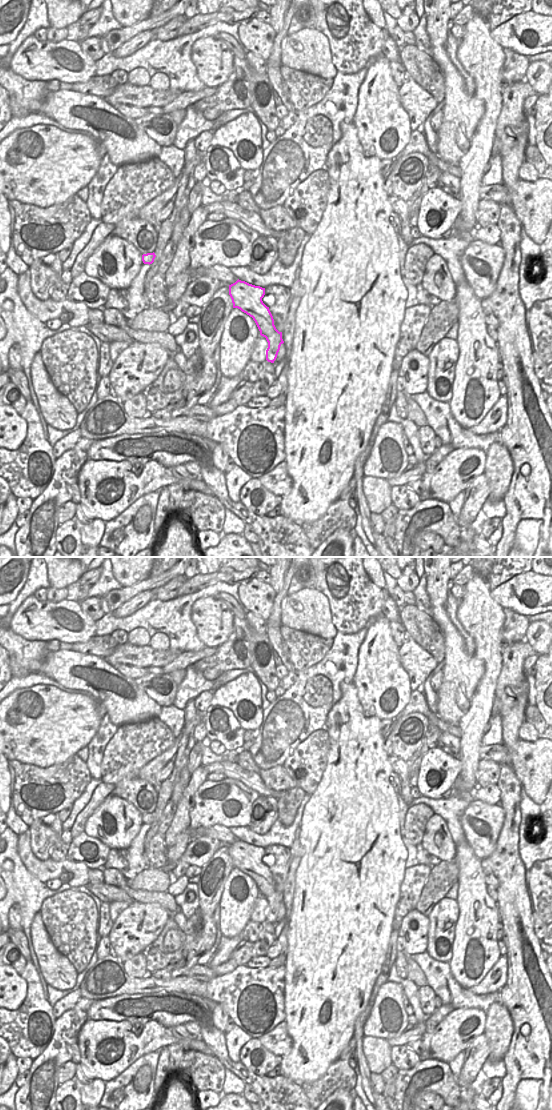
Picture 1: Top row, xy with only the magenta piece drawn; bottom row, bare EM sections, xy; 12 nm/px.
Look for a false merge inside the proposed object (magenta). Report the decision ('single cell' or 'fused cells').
single cell

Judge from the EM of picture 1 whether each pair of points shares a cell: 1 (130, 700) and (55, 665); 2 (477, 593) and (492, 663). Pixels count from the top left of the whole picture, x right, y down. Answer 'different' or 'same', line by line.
1: same
2: same

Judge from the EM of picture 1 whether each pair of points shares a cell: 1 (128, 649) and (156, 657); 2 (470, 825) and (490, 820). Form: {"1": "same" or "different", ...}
{"1": "same", "2": "same"}

